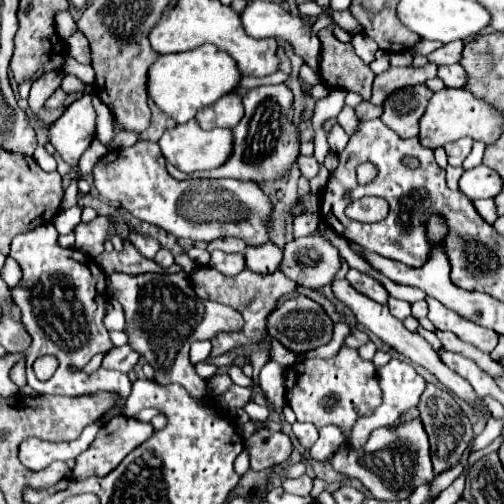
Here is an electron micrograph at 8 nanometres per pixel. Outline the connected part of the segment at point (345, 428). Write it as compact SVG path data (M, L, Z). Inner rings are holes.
M346 344L334 358L312 358L288 366L286 372L286 402L294 410L298 422L310 422L318 430L324 426L338 426L348 440L358 418L370 416L382 404L382 390L372 362L358 356Z

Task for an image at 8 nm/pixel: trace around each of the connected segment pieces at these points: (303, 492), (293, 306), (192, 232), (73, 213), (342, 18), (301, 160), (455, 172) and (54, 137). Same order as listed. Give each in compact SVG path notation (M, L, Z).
M286 480L282 482L282 488L290 494L296 494L296 496L308 496L310 490L312 490L312 480Z
M308 296L290 298L268 316L268 332L274 338L278 338L286 348L298 354L306 354L322 344L328 344L332 340L332 330L334 322L330 320L330 316L324 312L324 308L318 302L314 302Z
M136 142L130 148L108 152L92 170L94 186L102 198L120 202L132 216L150 222L176 238L216 240L234 236L248 246L270 242L270 222L274 214L272 200L258 184L242 180L174 180L166 170L166 160L156 142Z
M78 204L72 206L72 208L68 208L68 210L64 210L64 212L60 212L60 214L56 216L56 220L54 220L56 230L58 230L60 234L72 232L74 226L80 222L80 214L82 214L82 208L80 208Z
M334 10L332 18L334 18L334 24L344 28L346 32L360 32L360 24L352 18L352 14L348 10Z
M298 156L298 168L304 178L314 178L318 174L318 162L314 156Z
M452 166L446 168L446 184L450 190L458 190L458 178L462 176L462 172L464 168L452 168Z
M80 96L74 100L64 114L48 128L48 140L58 150L60 158L70 166L78 166L78 160L84 150L94 140L94 120L96 112L90 98Z

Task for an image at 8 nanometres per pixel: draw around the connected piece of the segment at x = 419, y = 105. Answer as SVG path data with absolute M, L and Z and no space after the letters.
M426 84L400 88L384 100L384 112L380 120L400 138L414 138L418 136L418 122L430 98L432 90L428 90Z

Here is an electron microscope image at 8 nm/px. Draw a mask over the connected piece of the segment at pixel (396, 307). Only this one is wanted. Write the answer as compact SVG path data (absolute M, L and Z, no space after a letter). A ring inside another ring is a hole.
M390 298L390 300L388 300L388 308L390 308L390 312L392 312L398 320L406 320L408 316L412 316L410 304L408 304L408 302L404 302L404 300Z

